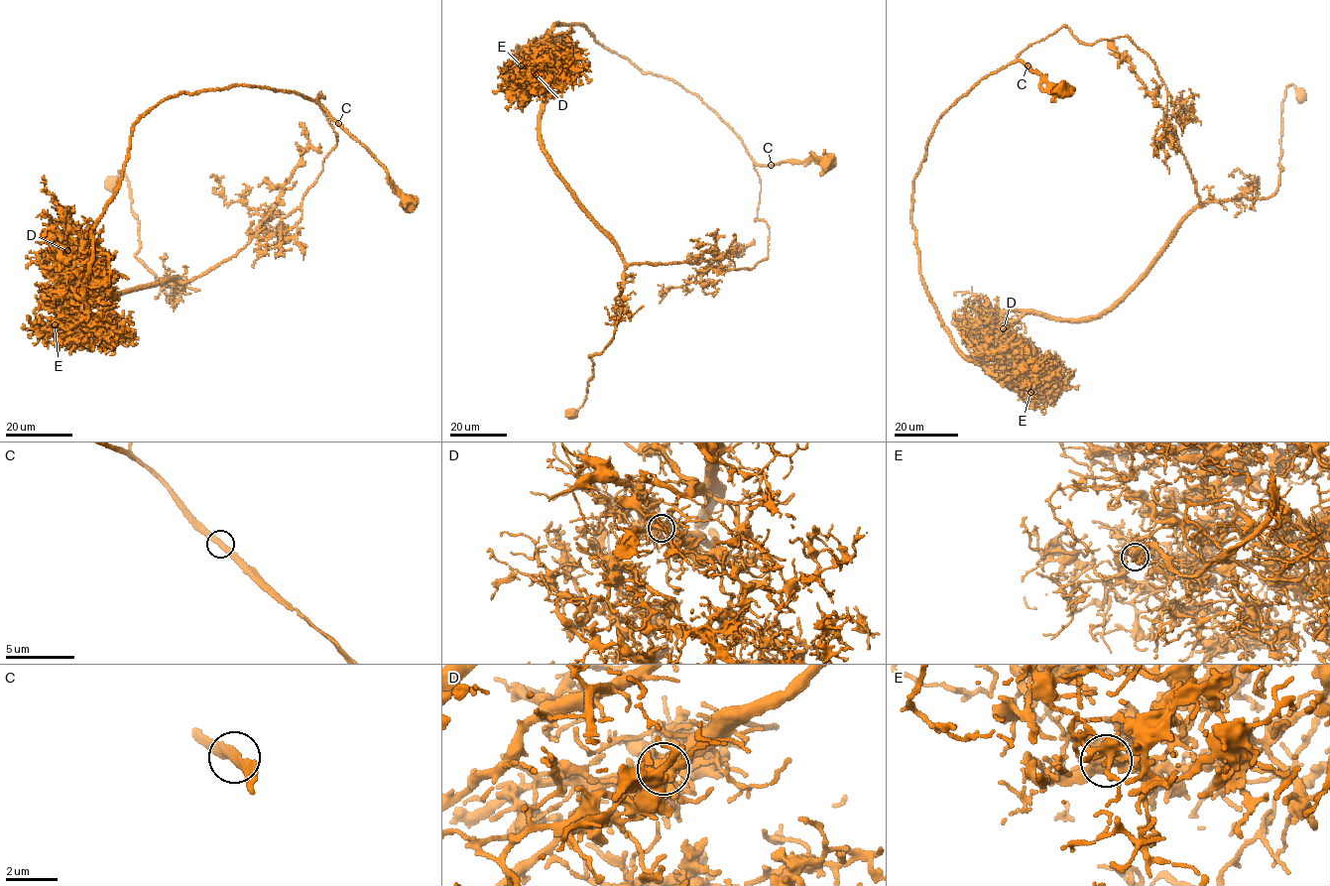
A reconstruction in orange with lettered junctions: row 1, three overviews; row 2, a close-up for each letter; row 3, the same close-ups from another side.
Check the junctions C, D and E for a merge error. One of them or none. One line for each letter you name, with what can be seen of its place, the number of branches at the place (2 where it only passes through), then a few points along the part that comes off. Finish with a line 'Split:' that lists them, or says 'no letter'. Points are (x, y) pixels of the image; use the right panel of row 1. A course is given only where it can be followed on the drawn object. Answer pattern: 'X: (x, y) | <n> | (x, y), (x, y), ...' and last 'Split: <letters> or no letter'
D: (1003, 328) | 8 | (1003, 327), (1027, 312), (1082, 318), (1111, 311), (1195, 208), (1275, 192), (1285, 88), (1301, 89), (1306, 100)
Split: D

